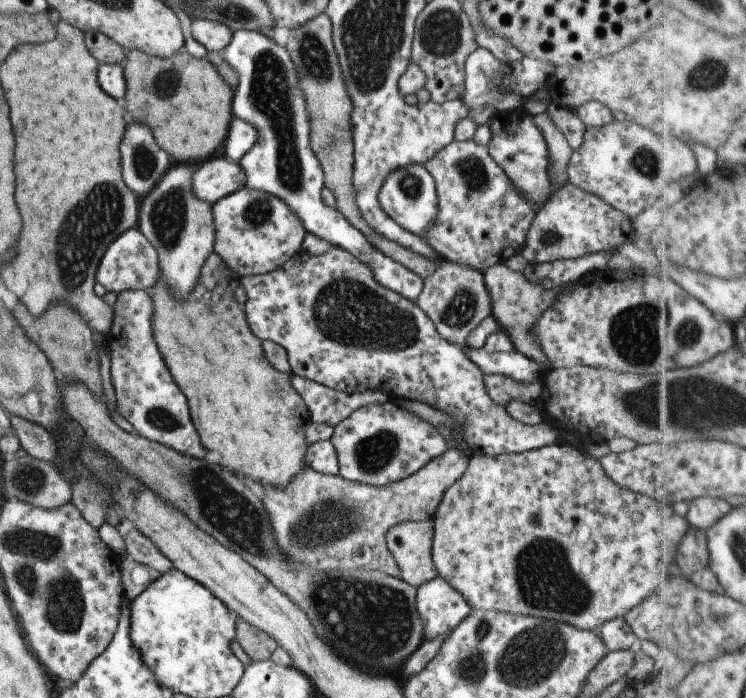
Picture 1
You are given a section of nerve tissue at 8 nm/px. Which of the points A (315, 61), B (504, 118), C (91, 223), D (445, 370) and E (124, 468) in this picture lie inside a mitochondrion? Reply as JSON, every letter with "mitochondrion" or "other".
{"A":"mitochondrion","B":"other","C":"mitochondrion","D":"other","E":"mitochondrion"}

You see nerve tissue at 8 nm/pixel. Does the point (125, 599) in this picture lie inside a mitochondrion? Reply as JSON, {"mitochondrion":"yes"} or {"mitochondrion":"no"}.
{"mitochondrion":"no"}

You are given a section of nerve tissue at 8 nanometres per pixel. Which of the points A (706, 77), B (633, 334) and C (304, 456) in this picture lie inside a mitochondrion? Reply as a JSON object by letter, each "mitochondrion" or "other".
{"A":"mitochondrion","B":"mitochondrion","C":"other"}

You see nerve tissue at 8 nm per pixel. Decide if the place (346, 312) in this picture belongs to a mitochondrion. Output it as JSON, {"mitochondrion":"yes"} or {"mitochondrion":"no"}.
{"mitochondrion":"yes"}

